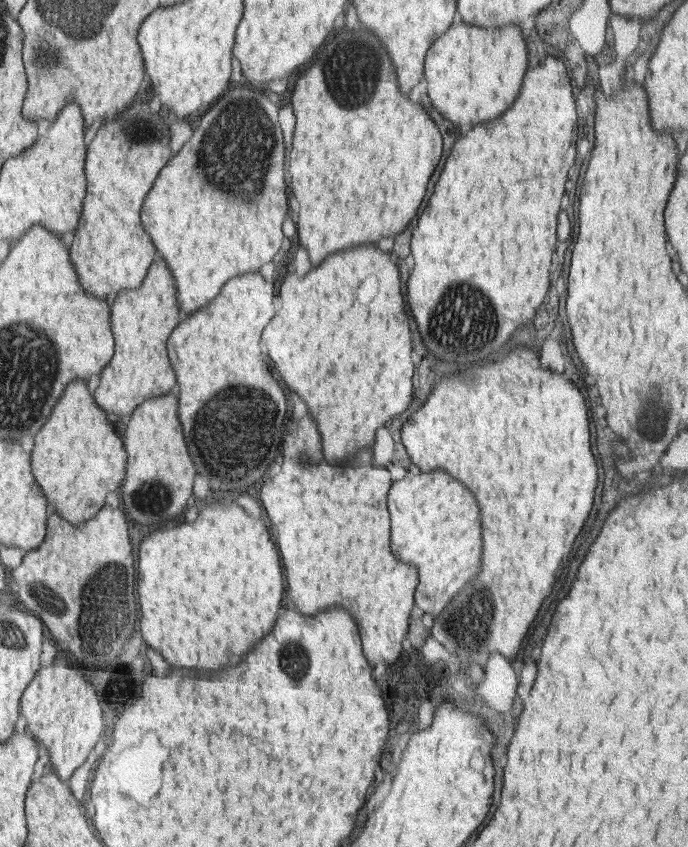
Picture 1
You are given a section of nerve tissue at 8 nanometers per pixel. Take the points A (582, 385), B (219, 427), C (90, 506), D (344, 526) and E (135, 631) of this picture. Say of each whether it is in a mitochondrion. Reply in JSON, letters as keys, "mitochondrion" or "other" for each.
{"A":"other","B":"mitochondrion","C":"mitochondrion","D":"other","E":"mitochondrion"}

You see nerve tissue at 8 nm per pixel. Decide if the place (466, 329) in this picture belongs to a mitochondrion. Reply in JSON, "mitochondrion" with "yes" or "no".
{"mitochondrion":"yes"}

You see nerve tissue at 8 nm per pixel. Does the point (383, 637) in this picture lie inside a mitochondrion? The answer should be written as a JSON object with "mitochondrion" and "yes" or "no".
{"mitochondrion":"no"}

